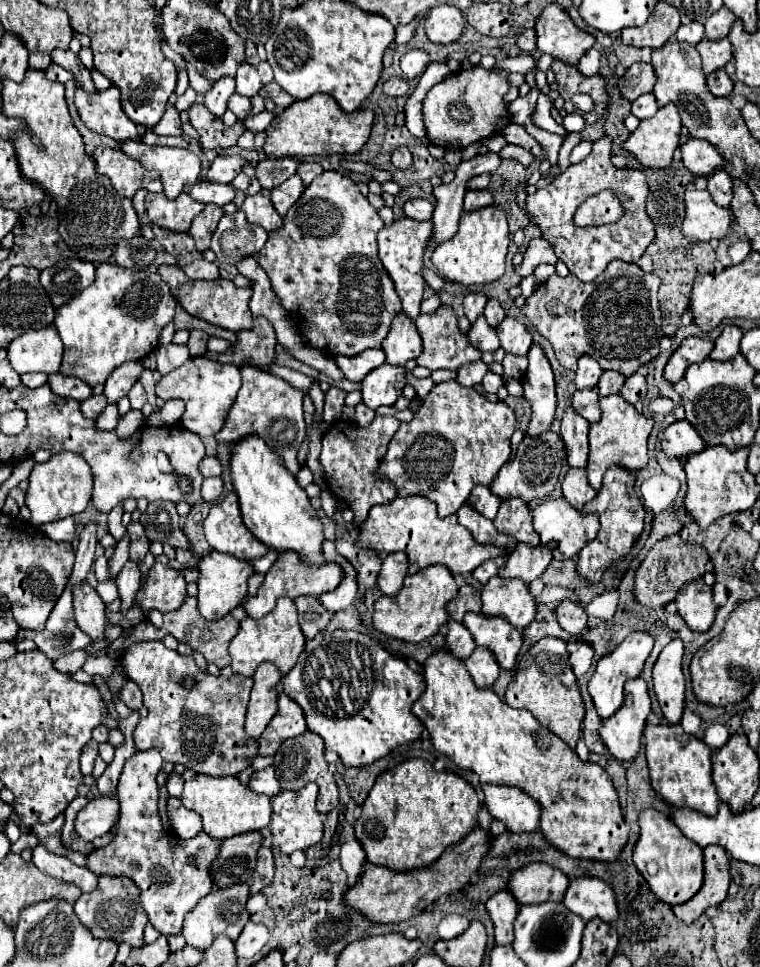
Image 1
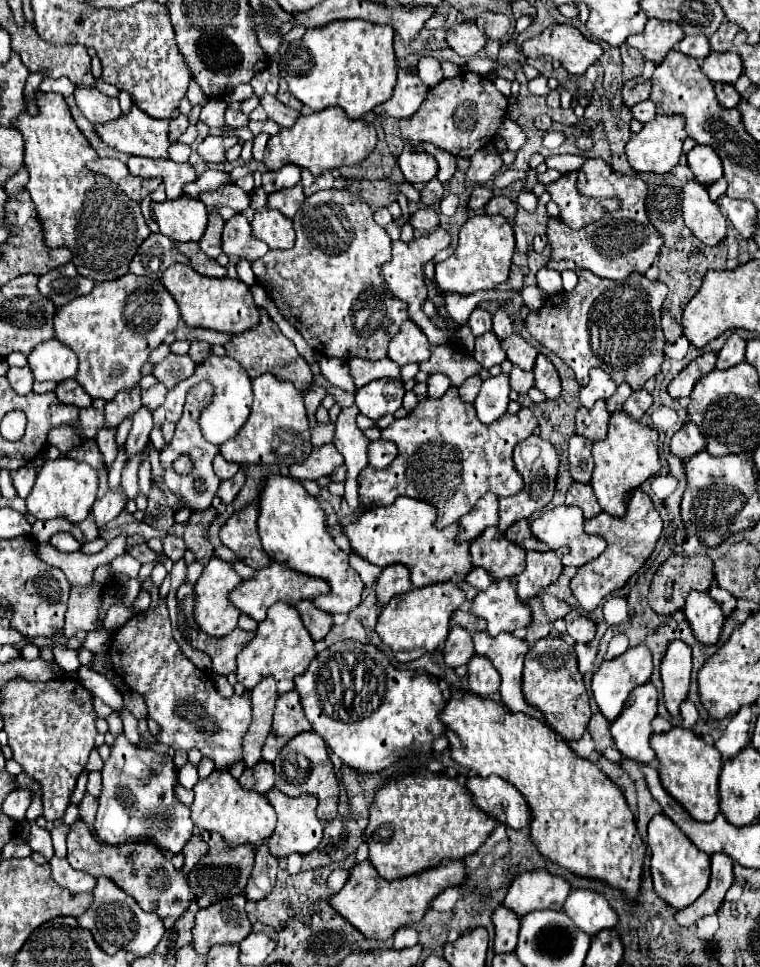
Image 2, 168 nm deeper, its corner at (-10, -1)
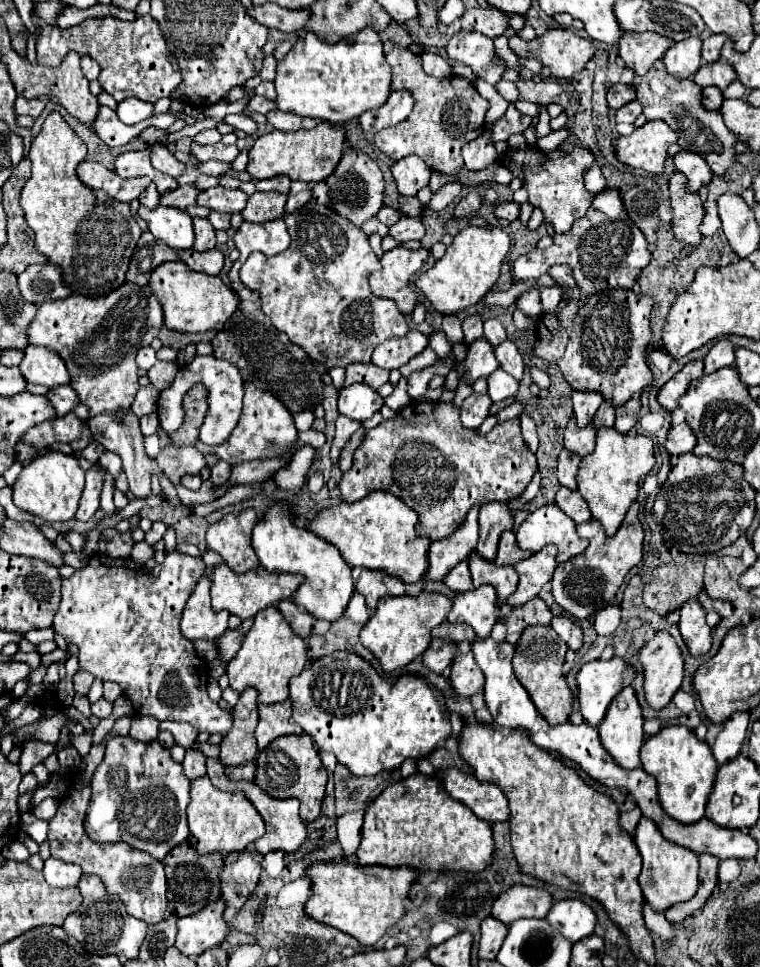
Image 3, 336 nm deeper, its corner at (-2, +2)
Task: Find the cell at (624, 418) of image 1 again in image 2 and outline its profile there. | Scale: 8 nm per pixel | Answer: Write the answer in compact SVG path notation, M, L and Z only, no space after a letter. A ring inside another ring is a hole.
M624 412L610 416L608 436L602 442L594 442L592 448L594 458L594 474L592 474L592 490L596 494L598 504L604 512L622 518L626 514L626 500L632 490L636 490L644 480L656 476L662 468L658 458L658 432L634 422Z

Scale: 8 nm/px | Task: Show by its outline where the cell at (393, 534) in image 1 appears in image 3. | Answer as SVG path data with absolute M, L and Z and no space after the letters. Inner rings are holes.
M376 491L356 503L340 503L336 507L320 511L308 529L338 547L350 567L382 569L388 575L396 575L406 585L410 585L426 577L426 555L430 547L430 539L418 541L416 519L418 515L414 515L414 511L406 507L402 499L386 491Z

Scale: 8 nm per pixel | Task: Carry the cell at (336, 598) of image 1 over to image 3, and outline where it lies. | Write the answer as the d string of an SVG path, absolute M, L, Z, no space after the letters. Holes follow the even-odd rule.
M286 501L270 503L264 517L252 531L252 547L266 571L300 573L306 577L306 581L298 587L294 595L294 603L298 607L306 609L316 619L328 619L328 621L336 621L344 613L354 593L352 569L346 565L340 551L332 543L314 535L306 527L298 527L294 523L292 507Z

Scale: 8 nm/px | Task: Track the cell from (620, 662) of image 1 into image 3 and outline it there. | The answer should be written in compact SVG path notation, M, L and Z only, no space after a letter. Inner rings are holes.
M612 657L608 661L596 659L584 663L576 675L580 713L592 725L600 723L606 715L610 701L632 683L636 671L622 657Z

